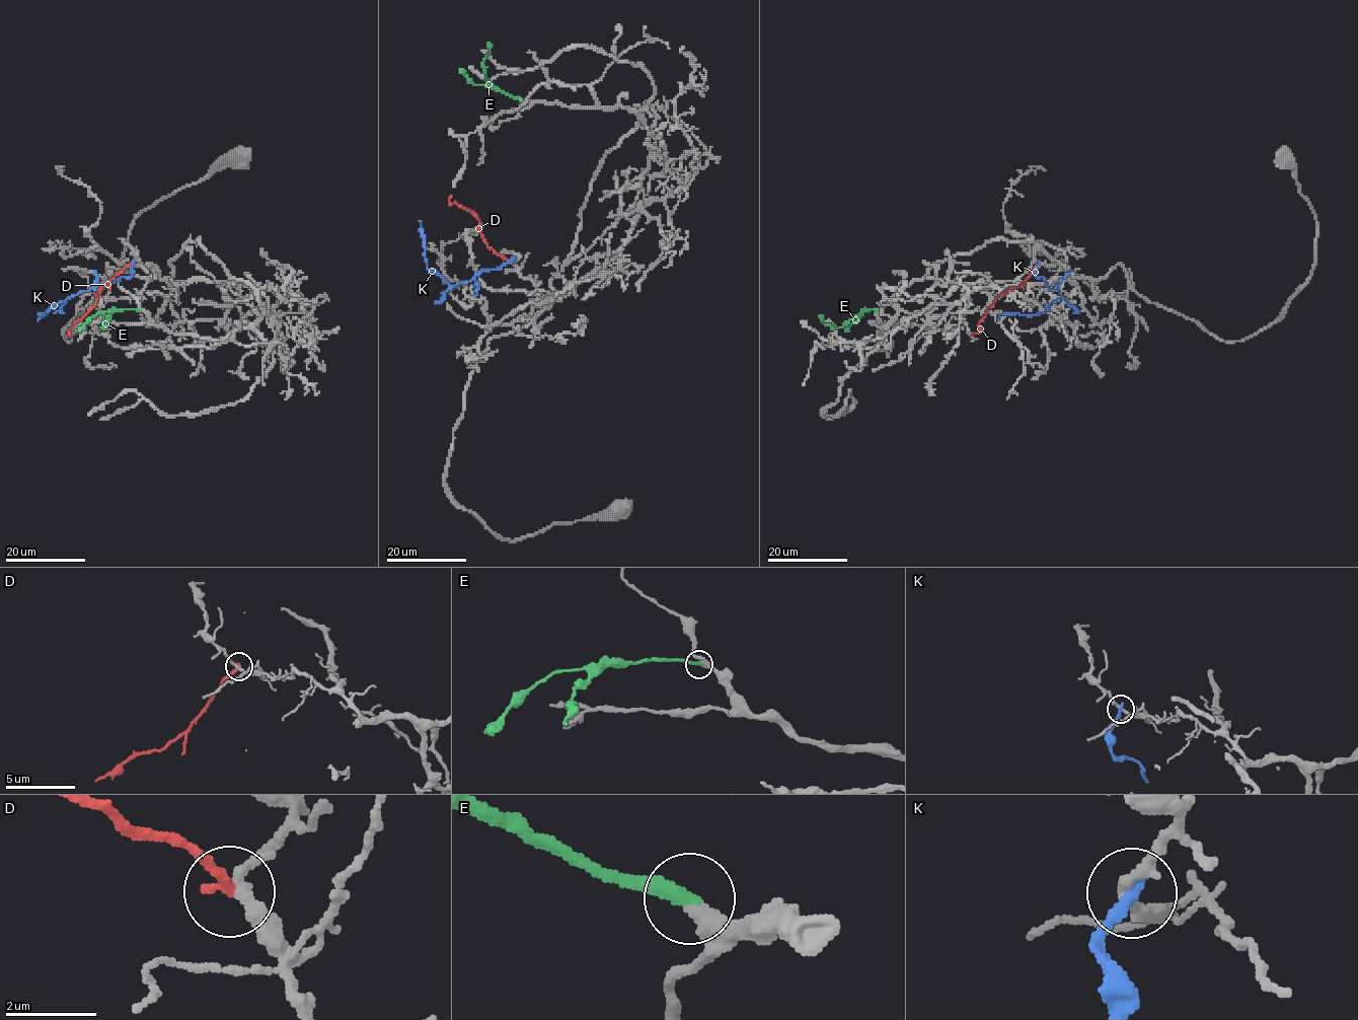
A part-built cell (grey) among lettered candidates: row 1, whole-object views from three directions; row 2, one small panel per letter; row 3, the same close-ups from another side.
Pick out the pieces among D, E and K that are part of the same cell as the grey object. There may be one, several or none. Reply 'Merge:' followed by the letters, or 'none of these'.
Merge: E

